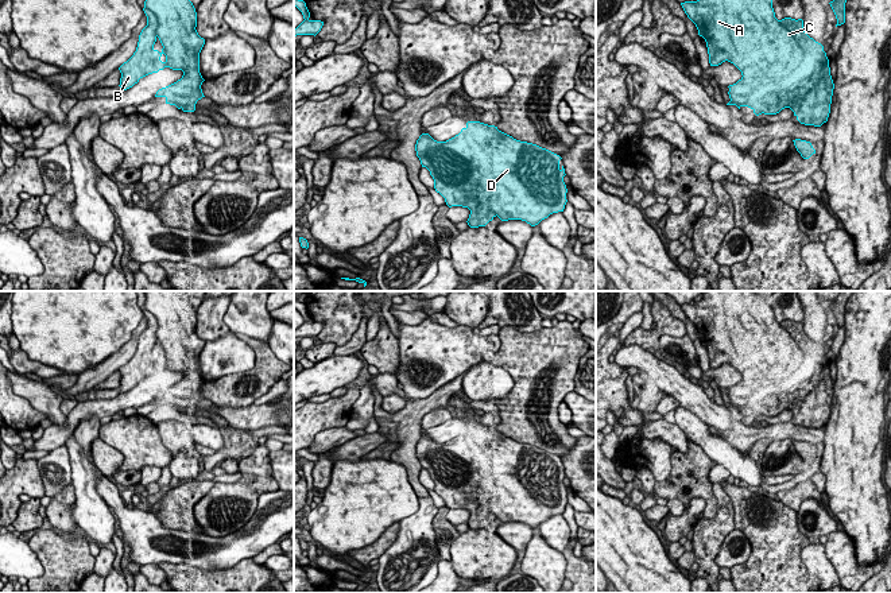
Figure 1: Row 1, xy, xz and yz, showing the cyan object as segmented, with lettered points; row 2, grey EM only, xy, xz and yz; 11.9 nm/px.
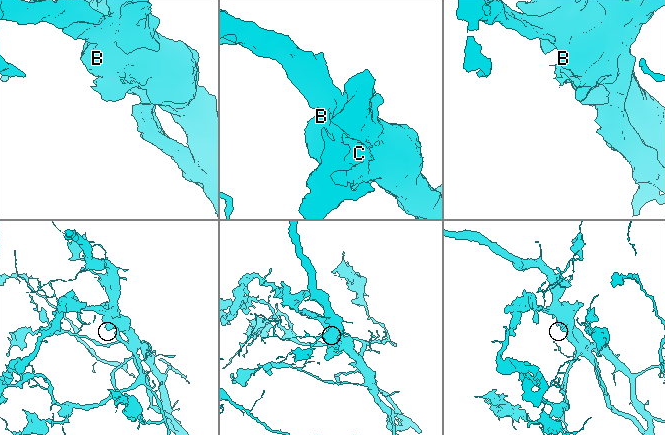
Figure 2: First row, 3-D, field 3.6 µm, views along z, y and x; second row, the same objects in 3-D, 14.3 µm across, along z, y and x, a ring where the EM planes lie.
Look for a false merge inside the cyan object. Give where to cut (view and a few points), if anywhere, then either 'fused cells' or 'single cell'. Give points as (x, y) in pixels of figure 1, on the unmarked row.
yz (778, 322), (804, 355), (804, 379), (731, 403) | fused cells

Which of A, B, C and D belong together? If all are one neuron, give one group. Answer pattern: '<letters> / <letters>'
A C D / B

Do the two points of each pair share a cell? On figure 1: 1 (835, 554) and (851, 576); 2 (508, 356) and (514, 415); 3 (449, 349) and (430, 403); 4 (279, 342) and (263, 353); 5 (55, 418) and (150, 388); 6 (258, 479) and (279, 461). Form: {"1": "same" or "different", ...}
{"1": "same", "2": "same", "3": "different", "4": "different", "5": "different", "6": "different"}

